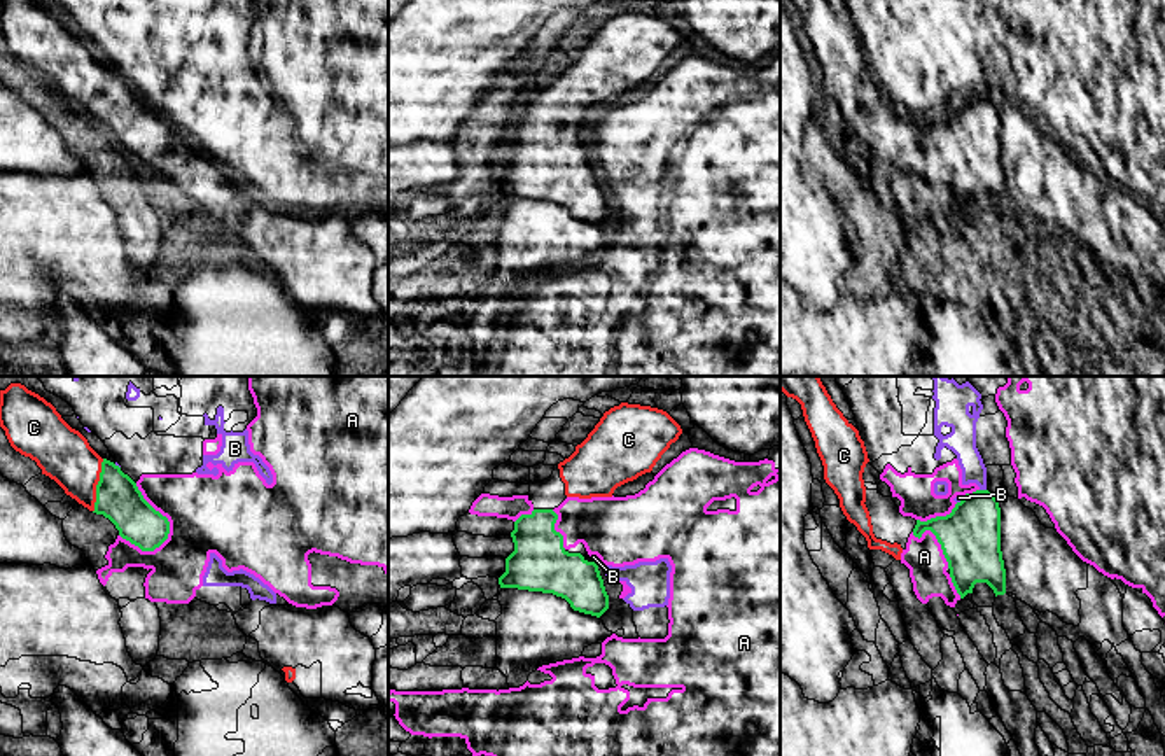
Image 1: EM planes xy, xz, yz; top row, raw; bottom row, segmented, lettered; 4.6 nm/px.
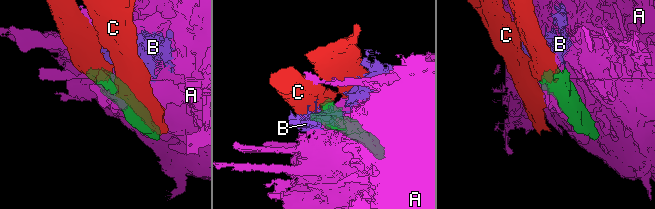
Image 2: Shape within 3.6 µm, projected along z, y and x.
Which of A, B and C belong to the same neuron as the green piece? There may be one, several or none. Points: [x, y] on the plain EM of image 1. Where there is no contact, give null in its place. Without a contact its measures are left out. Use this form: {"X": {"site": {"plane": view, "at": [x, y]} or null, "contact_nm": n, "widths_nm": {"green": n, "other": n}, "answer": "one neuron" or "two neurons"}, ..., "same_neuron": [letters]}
{"A": {"site": {"plane": "xy", "at": [165, 125]}, "contact_nm": 340, "widths_nm": {"green": 200, "other": 360}, "answer": "two neurons"}, "B": {"site": {"plane": "yz", "at": [983, 98]}, "contact_nm": 30, "widths_nm": {"green": 280, "other": 130}, "answer": "two neurons"}, "C": {"site": {"plane": "xy", "at": [97, 93]}, "contact_nm": 260, "widths_nm": {"green": 200, "other": 240}, "answer": "one neuron"}, "same_neuron": ["C"]}

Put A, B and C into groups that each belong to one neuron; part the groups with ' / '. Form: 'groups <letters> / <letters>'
groups A B / C

